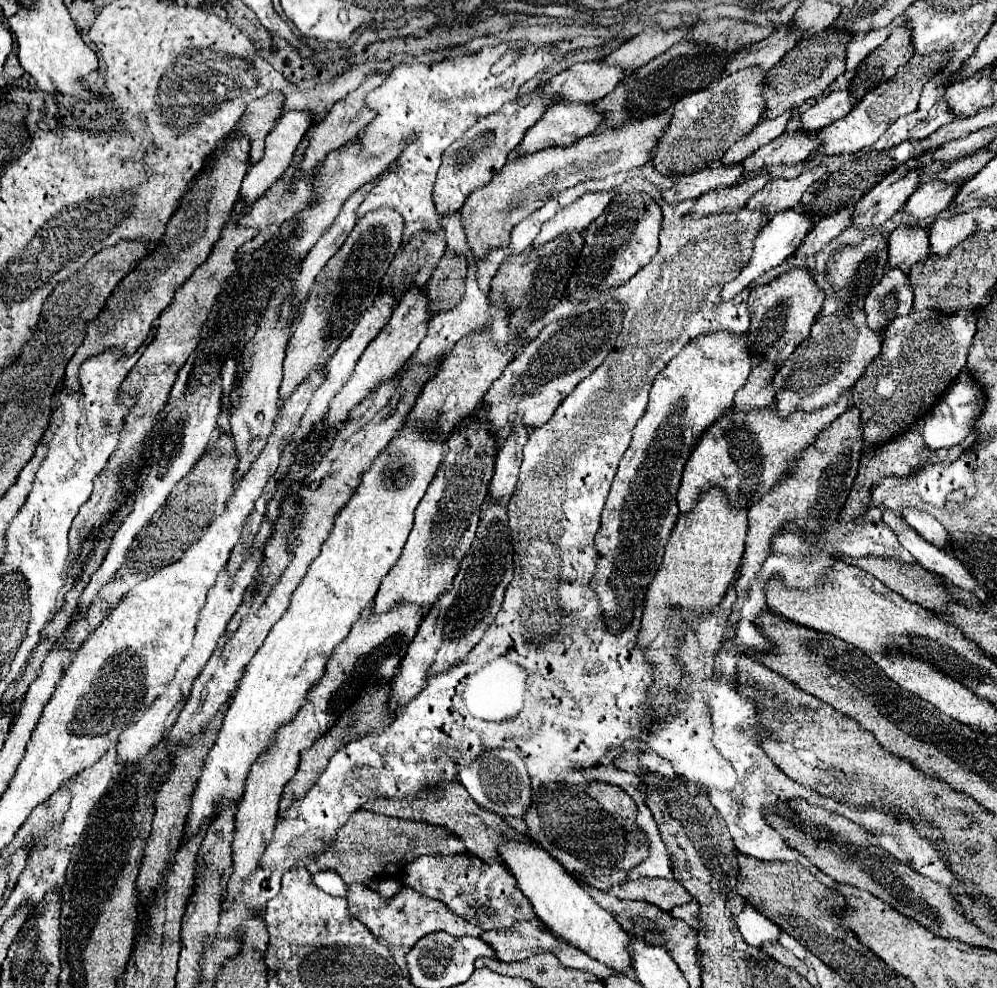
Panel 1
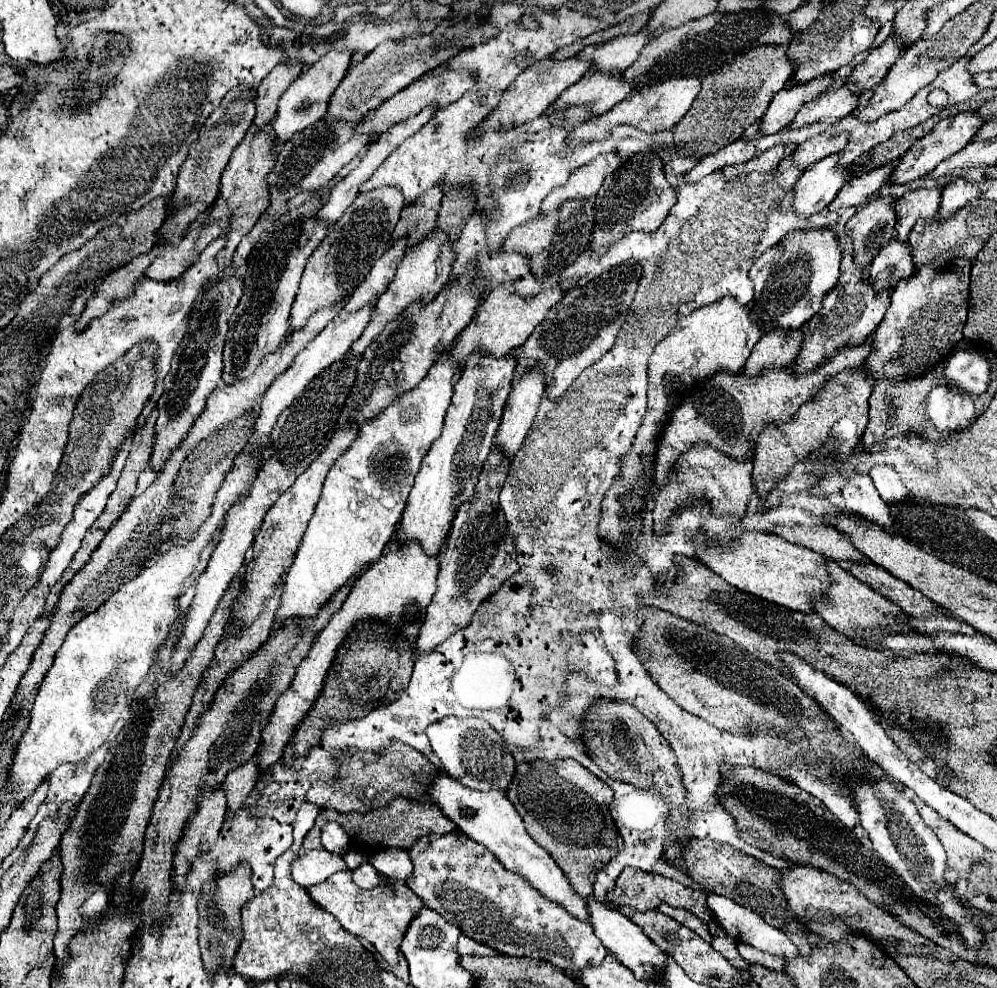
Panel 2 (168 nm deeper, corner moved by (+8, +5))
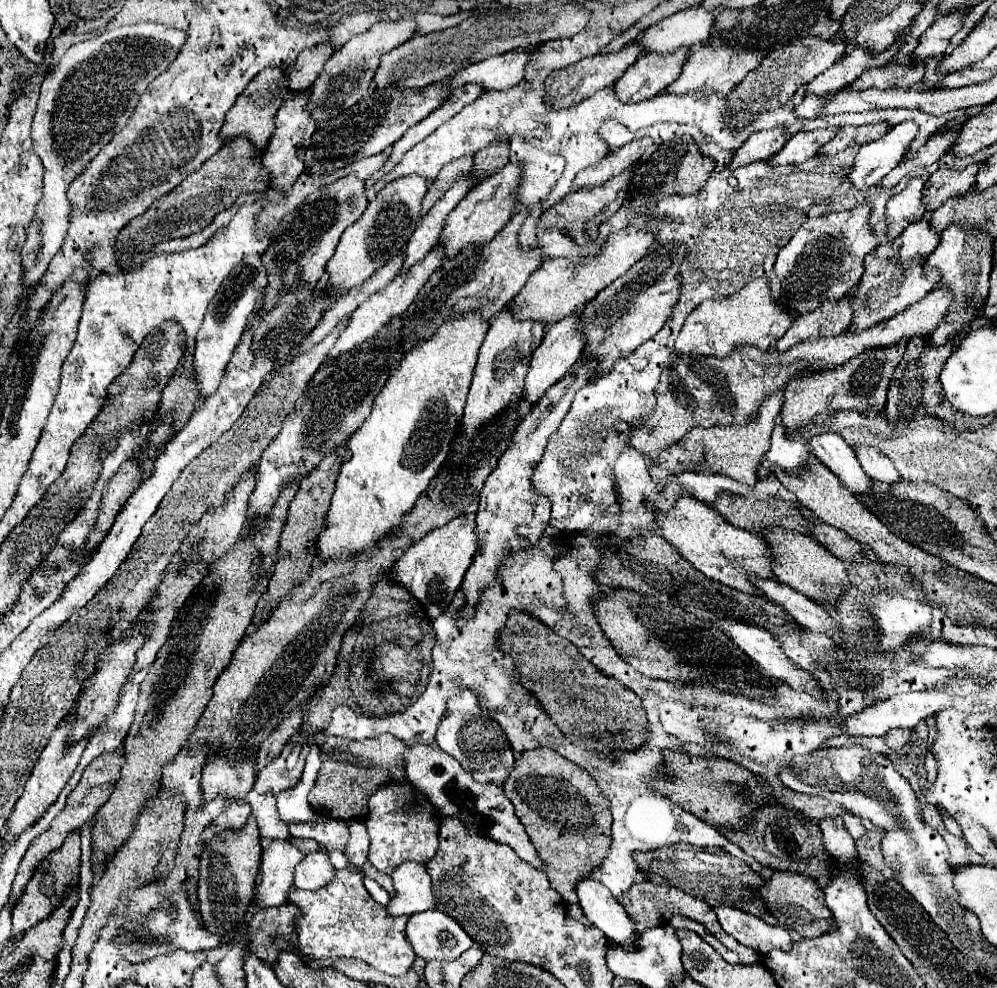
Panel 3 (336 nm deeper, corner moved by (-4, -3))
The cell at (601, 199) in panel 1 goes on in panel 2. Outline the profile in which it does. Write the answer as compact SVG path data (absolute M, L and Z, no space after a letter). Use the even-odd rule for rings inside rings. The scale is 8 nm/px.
M618 152L600 154L598 158L588 162L588 166L582 166L582 168L574 170L564 186L554 188L544 198L540 212L548 214L548 210L556 210L556 206L560 206L560 202L566 202L566 200L572 200L572 198L596 196L596 190L600 190L604 178L608 174L612 174L612 170L616 170L620 164L622 164L622 158L620 158Z

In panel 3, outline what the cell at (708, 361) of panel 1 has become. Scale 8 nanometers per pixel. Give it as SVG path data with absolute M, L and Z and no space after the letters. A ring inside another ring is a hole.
M756 278L748 282L742 290L734 292L724 300L702 302L684 322L682 332L676 338L676 354L704 354L716 358L728 358L728 352L736 346L760 346L760 350L770 350L772 344L792 326L790 318L778 308L768 290L766 278Z

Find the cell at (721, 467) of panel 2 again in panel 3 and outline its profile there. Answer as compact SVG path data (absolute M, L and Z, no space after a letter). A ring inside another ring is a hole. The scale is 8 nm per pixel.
M782 392L772 394L764 400L756 422L748 426L716 426L716 428L692 428L678 444L660 452L658 462L652 464L652 478L662 484L662 490L668 482L672 470L700 470L702 474L728 474L728 478L736 478L736 482L744 482L748 486L756 486L756 470L760 462L766 458L770 450L770 436L776 424L776 416L780 414Z

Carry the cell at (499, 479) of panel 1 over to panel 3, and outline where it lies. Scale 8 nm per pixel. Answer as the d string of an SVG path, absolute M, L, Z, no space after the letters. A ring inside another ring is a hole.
M574 312L570 316L566 316L564 320L552 324L542 338L542 344L536 348L536 352L532 354L532 362L530 362L530 370L526 374L526 384L524 384L524 400L534 406L536 402L540 402L540 396L544 396L544 390L548 390L548 386L552 386L552 382L558 382L560 378L564 378L564 374L568 374L568 370L572 368L572 364L576 360L580 360L582 356L582 334L578 332L578 316L580 312Z

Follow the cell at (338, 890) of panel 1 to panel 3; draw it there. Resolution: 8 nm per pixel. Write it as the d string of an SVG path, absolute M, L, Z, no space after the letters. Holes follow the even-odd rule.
M324 852L308 854L294 870L294 886L300 890L320 890L336 876L330 856Z

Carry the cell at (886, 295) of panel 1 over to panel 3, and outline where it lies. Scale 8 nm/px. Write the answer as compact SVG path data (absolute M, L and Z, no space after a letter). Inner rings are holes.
M928 220L910 224L900 234L900 262L908 262L914 258L926 258L938 244L938 238L940 234L936 234L928 226Z

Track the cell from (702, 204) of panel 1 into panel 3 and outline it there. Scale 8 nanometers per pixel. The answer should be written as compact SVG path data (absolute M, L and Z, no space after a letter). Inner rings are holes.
M836 126L832 128L822 128L822 130L814 130L814 132L796 132L786 146L768 160L770 166L778 166L778 164L802 164L804 160L812 158L818 154L820 146L824 146L828 140L834 138L836 134Z

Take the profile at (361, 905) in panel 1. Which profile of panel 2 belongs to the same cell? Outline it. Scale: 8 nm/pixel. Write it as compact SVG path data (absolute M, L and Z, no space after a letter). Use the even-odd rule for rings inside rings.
M336 872L324 882L306 888L306 892L310 894L312 902L330 912L346 932L368 940L390 966L398 966L402 936L408 930L408 922L416 916L416 910L422 908L424 902L420 902L420 898L408 886L400 886L400 882L392 884L394 890L388 890L382 884L372 890L360 890L352 880L352 872Z

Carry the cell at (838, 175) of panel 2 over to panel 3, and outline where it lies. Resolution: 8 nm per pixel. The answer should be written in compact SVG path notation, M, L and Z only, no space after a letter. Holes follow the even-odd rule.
M902 122L890 128L882 138L862 144L848 172L850 184L856 190L876 186L892 168L896 168L916 132L918 126L914 122Z

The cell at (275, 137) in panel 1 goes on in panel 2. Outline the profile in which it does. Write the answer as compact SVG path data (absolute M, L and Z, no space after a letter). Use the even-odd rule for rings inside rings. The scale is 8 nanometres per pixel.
M330 50L316 64L312 64L308 70L304 70L298 78L292 80L290 88L280 98L278 112L276 112L276 118L272 122L272 126L278 134L278 146L282 146L288 138L292 138L292 134L304 130L310 124L316 124L318 120L322 120L326 116L330 98L332 98L334 90L338 88L338 84L342 82L346 70L350 68L350 62L352 62L350 50Z

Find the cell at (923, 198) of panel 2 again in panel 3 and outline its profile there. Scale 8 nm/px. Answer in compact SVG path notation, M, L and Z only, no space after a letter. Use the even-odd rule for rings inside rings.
M970 164L964 172L954 172L954 170L934 172L928 178L926 188L924 188L926 210L932 212L932 210L940 208L940 204L944 204L948 198L970 192L978 168L980 168L980 164Z

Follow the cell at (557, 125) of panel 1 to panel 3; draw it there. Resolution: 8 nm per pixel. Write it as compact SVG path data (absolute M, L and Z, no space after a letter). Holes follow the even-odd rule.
M680 48L668 56L640 56L638 62L622 74L620 82L612 86L616 90L616 98L622 102L642 102L644 98L656 96L680 76L686 62L686 52L688 48Z

